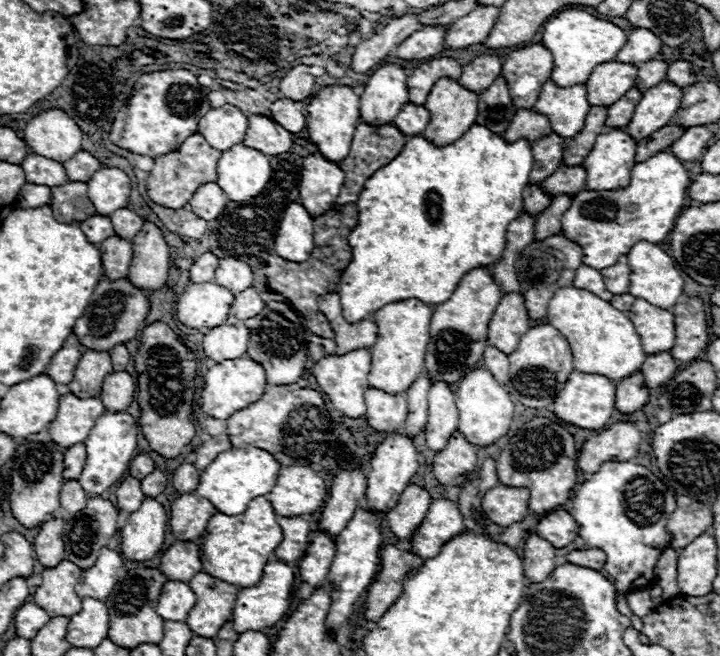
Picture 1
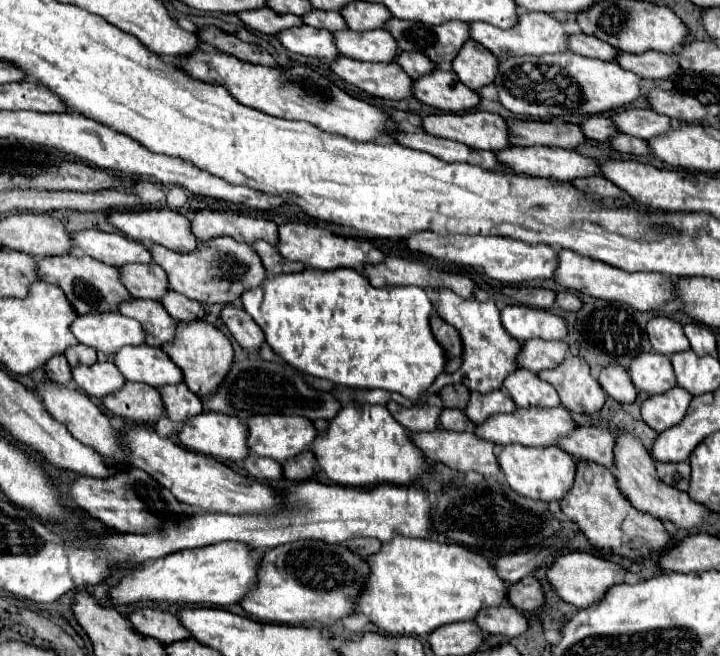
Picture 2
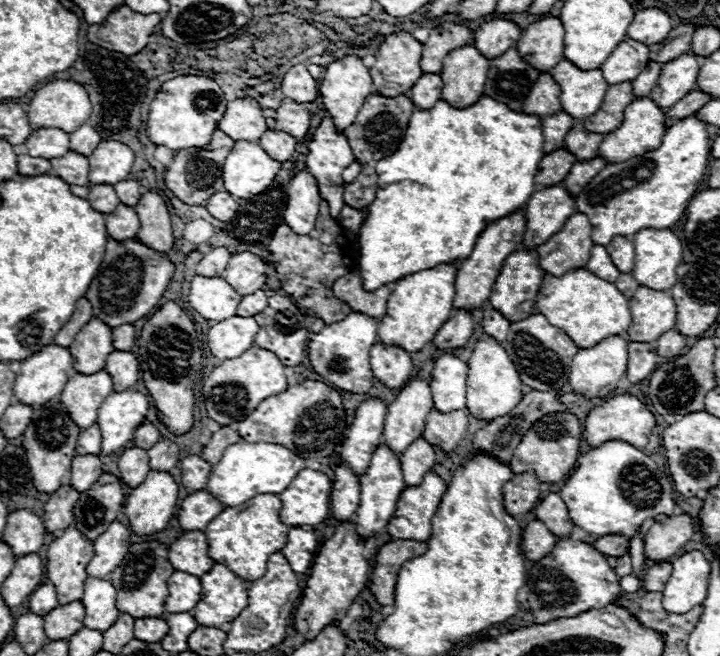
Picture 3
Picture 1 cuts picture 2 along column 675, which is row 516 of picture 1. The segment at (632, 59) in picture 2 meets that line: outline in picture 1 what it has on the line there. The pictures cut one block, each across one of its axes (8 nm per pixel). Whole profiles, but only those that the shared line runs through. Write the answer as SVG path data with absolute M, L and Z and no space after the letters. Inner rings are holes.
M66 480L62 484L62 492L60 492L60 512L58 516L62 520L70 520L76 512L80 512L86 506L88 494L80 488L78 480Z

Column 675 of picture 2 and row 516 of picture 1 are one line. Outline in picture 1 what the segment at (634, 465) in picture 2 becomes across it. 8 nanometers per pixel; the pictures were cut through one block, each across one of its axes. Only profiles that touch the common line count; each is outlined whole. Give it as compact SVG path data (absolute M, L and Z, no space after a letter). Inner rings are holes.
M498 484L484 494L482 510L492 522L510 526L528 514L528 498L530 496L526 488L508 488Z

